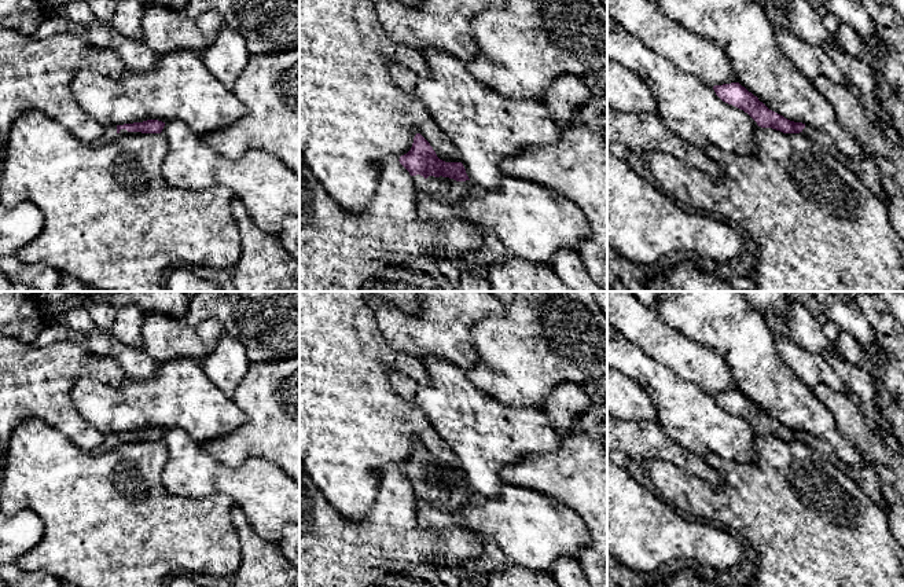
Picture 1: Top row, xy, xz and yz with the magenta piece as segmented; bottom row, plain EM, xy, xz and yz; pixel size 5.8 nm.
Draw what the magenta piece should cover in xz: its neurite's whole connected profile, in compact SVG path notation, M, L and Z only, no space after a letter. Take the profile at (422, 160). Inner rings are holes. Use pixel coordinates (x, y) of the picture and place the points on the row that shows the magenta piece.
M420 133L398 161L412 176L416 192L426 192L444 203L455 203L475 190L463 164L440 159Z

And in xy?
M147 120L143 122L111 125L106 128L99 143L109 143L122 135L137 135L137 133L161 133L165 122L158 120Z

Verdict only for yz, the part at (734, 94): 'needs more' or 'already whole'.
needs more

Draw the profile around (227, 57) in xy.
M225 25L199 55L213 76L231 91L251 56L246 38Z

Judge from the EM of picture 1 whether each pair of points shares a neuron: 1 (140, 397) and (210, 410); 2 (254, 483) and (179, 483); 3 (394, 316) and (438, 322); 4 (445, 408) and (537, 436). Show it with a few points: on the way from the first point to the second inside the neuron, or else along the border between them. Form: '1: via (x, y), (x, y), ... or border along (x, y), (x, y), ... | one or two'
1: via (158, 400), (190, 400), (193, 403) | one
2: via (235, 481), (198, 481) | one
3: via (405, 322), (427, 322) | one
4: via (469, 419), (484, 433), (514, 433) | one

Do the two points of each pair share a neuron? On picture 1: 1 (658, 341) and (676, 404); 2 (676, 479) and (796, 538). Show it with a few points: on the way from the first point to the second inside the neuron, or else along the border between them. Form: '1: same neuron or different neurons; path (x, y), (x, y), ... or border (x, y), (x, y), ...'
1: different neurons; border (638, 347), (653, 359), (693, 382)
2: same neuron; path (706, 502), (761, 503), (765, 507)

